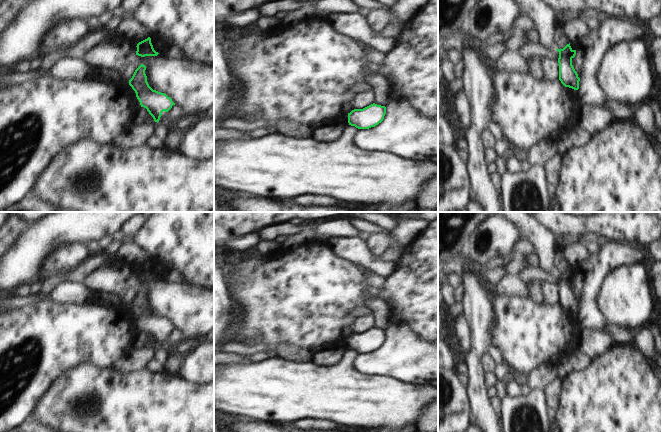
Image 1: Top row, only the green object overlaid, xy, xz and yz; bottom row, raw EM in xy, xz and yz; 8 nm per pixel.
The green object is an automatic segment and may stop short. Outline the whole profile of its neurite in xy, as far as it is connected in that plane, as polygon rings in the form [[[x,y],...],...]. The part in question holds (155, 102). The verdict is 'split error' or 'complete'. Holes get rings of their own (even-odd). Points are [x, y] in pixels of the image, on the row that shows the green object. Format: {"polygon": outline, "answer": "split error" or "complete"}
{"polygon": [[[141,64],[129,80],[129,85],[135,91],[141,107],[147,109],[154,121],[163,122],[169,126],[167,138],[162,142],[163,146],[168,150],[178,151],[182,139],[181,132],[174,129],[173,124],[166,118],[167,112],[175,103],[165,93],[153,90],[149,86],[145,70],[146,66]]], "answer": "split error"}

